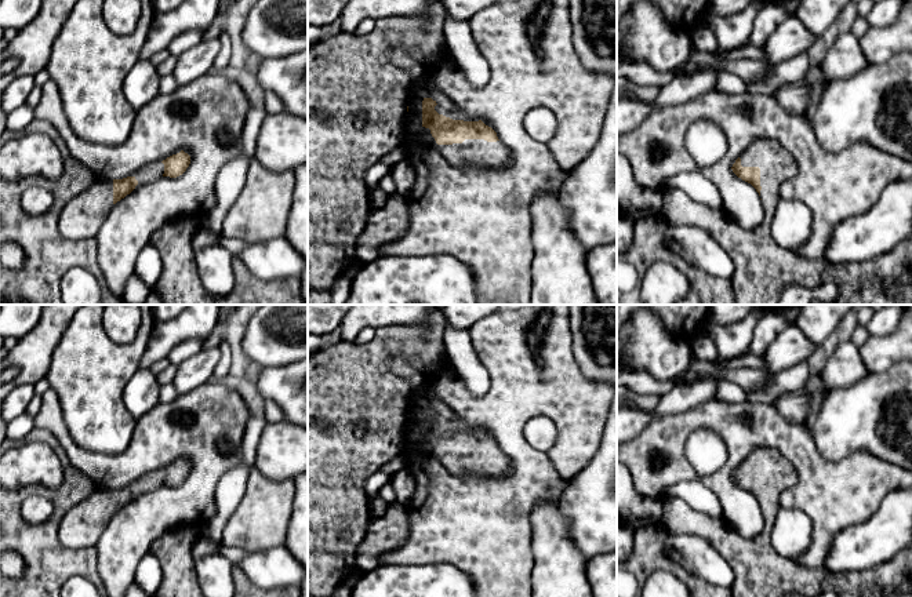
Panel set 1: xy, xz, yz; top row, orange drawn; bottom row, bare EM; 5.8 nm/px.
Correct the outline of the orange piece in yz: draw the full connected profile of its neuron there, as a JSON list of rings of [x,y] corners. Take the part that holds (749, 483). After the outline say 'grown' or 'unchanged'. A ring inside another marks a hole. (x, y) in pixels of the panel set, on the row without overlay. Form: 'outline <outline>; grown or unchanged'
outline [[[757,448],[741,462],[731,476],[742,489],[759,502],[763,532],[752,539],[740,536],[724,520],[712,518],[695,510],[680,498],[664,498],[662,525],[672,534],[700,536],[709,542],[731,565],[734,579],[731,597],[786,597],[800,593],[815,597],[824,591],[835,591],[839,597],[912,597],[912,545],[904,547],[891,560],[862,571],[831,572],[825,568],[807,568],[781,557],[771,546],[770,534],[780,509],[781,495],[797,483],[797,473],[788,459],[774,448]]]; grown

